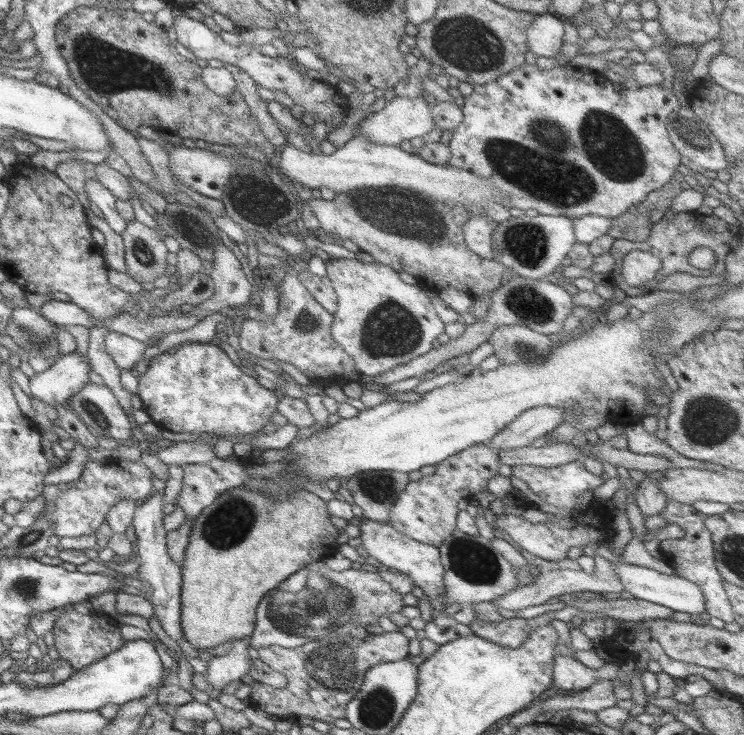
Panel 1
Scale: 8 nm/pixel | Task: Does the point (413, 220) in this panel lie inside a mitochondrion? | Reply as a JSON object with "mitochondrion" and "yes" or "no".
{"mitochondrion":"yes"}

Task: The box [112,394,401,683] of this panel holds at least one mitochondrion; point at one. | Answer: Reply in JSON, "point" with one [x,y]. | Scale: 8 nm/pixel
{"point":[316,603]}

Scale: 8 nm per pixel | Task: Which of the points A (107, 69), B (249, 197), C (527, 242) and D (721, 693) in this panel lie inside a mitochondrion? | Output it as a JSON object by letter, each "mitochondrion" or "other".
{"A":"mitochondrion","B":"mitochondrion","C":"mitochondrion","D":"other"}

